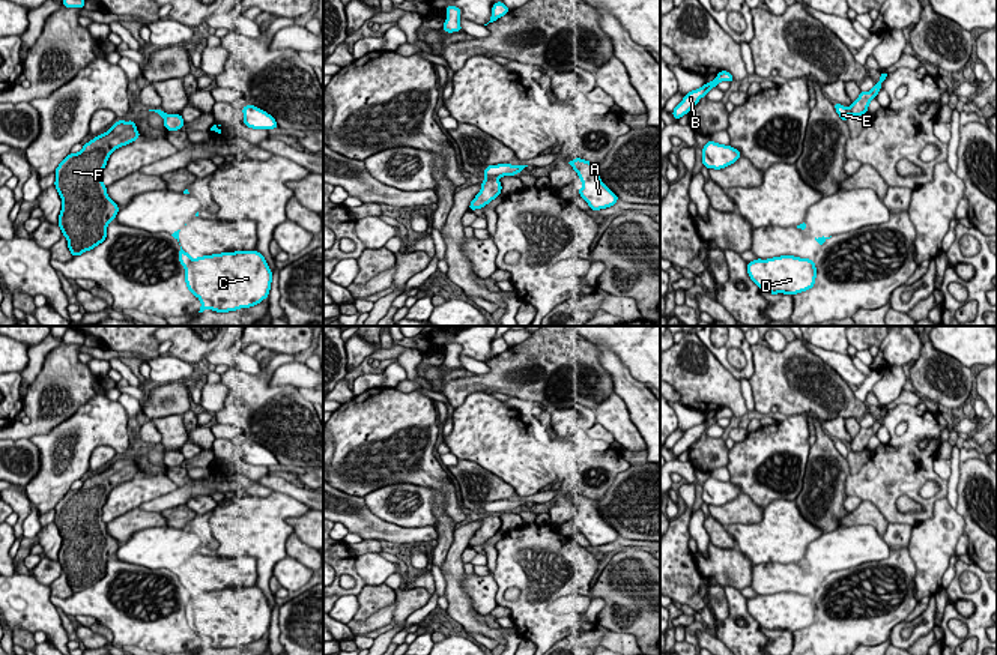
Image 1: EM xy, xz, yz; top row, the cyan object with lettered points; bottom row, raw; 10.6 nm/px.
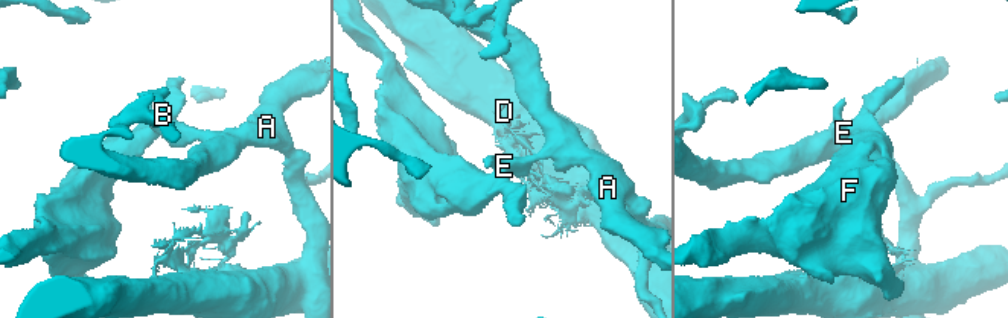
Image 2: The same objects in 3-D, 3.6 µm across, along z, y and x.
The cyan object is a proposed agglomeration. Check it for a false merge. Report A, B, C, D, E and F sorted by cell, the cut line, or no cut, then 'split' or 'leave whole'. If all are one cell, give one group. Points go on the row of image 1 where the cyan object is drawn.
A B C D E / F | xz (486, 176), (496, 179) | split

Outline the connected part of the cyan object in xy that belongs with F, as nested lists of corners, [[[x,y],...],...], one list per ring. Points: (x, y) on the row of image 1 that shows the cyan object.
[[[117,120],[104,132],[83,146],[78,153],[69,153],[56,168],[54,186],[62,198],[59,227],[68,240],[68,248],[74,257],[93,249],[107,237],[107,225],[116,219],[119,206],[107,195],[102,183],[102,170],[110,155],[126,144],[140,138],[135,122]]]

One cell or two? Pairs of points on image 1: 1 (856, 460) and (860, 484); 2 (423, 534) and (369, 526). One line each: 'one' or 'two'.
1: two
2: one

